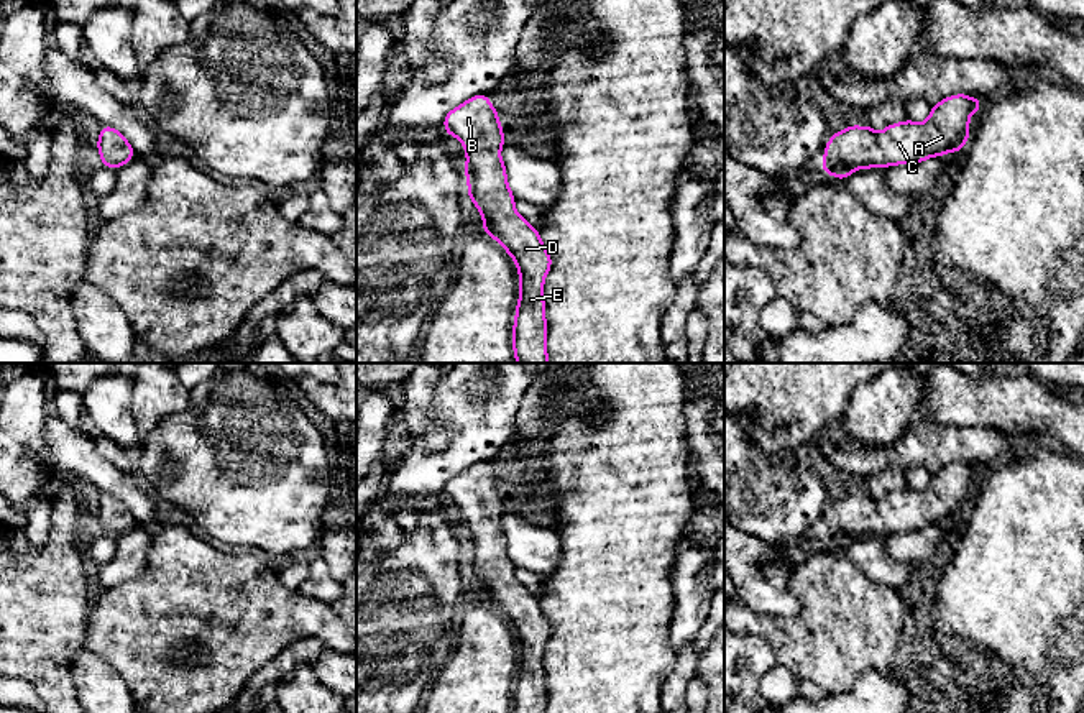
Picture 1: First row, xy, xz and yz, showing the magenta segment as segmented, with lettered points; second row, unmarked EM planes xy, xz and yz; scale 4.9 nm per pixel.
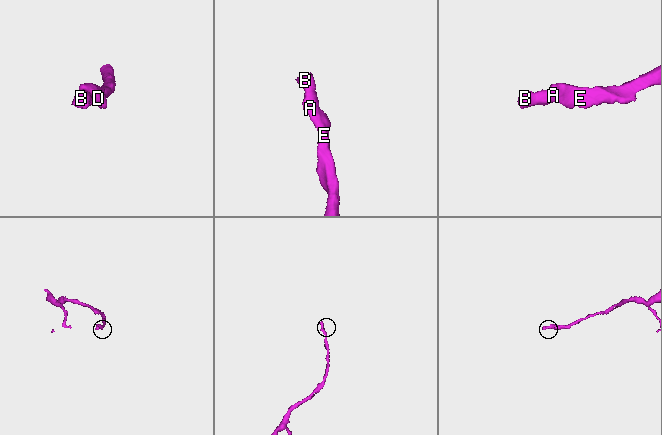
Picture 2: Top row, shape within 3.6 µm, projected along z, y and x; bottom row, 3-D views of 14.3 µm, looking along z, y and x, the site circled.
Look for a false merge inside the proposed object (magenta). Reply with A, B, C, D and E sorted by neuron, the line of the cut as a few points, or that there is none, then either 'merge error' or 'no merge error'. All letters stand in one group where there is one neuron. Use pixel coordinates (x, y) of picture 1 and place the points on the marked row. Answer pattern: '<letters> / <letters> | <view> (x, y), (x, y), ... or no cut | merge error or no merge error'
A B C D E | no cut | no merge error

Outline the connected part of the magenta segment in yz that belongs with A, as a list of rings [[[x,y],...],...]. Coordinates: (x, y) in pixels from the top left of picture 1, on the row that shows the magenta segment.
[[[958,94],[931,107],[923,123],[912,120],[889,125],[879,135],[869,126],[849,125],[833,133],[826,148],[823,172],[844,179],[859,168],[916,164],[926,158],[961,151],[969,138],[969,117],[981,100]]]

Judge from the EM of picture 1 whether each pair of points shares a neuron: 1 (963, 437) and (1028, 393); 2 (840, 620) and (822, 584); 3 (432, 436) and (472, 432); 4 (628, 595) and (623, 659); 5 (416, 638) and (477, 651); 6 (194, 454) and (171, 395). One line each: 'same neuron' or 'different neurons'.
1: different neurons
2: same neuron
3: different neurons
4: same neuron
5: different neurons
6: different neurons

